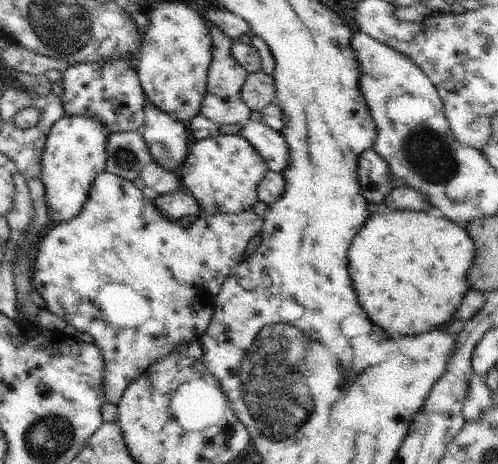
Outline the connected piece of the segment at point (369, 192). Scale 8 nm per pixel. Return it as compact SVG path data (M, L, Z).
M374 149L365 150L359 158L358 180L362 196L368 203L382 206L384 199L398 186L389 164Z

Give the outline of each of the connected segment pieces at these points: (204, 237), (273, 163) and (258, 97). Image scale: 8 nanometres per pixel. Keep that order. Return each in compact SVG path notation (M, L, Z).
M102 171L96 176L92 188L89 190L84 206L76 218L54 225L47 234L41 238L36 245L34 252L33 271L30 273L31 286L44 299L45 308L50 312L63 318L67 324L72 324L78 332L88 332L94 338L94 344L101 350L105 358L105 395L108 403L118 404L123 397L124 391L132 384L149 366L152 366L160 359L166 358L176 346L185 344L191 345L207 331L210 326L211 316L215 312L215 300L220 292L223 282L235 266L238 266L244 259L243 254L246 246L254 236L261 234L263 230L263 219L254 213L246 211L238 214L224 213L197 217L195 222L189 227L184 228L172 219L167 219L161 211L156 208L152 200L144 197L132 181L119 177L118 175Z
M248 120L247 123L243 124L239 134L258 151L258 154L264 159L270 171L282 173L282 170L288 168L288 145L282 132L275 131L262 121L258 123Z
M261 70L249 73L241 90L242 100L251 110L261 112L265 106L276 101L275 80Z

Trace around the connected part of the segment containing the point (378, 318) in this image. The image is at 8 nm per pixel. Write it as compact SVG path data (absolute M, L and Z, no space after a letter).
M382 210L370 215L352 240L348 270L358 300L374 324L398 336L418 336L454 321L462 298L471 288L466 274L475 256L475 244L465 225L435 212L403 210L388 214Z

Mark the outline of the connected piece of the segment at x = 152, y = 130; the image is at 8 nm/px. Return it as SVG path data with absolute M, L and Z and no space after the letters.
M147 100L145 123L140 131L153 160L162 168L178 173L189 153L189 131L185 124L173 121Z

